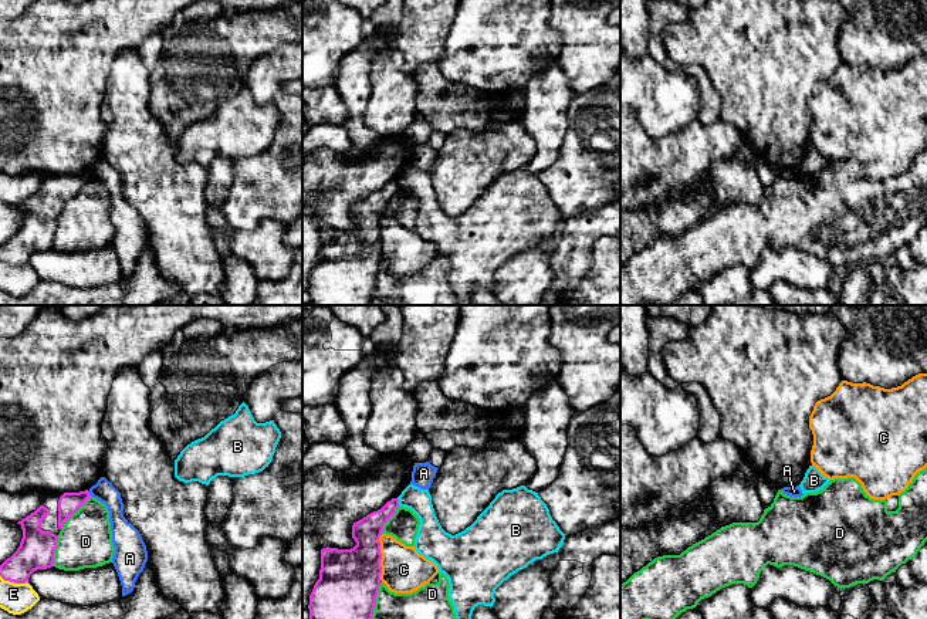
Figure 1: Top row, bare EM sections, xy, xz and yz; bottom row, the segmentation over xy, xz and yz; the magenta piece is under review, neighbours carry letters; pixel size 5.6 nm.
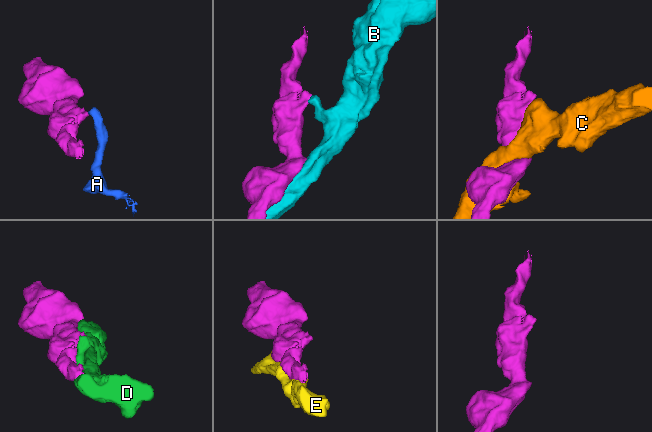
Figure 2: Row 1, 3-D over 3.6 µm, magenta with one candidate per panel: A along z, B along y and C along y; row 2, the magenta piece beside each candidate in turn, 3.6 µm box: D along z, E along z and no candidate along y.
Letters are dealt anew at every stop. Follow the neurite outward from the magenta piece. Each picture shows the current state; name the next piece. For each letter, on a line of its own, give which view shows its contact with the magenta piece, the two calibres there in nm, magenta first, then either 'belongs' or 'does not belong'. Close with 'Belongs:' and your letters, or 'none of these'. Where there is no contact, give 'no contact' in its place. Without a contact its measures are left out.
A: meets magenta in xy; 120 nm thick on the magenta side, 120 nm on the other; does not belong
B: meets magenta in xz; 160 nm thick on the magenta side, 140 nm on the other; does not belong
C: meets magenta in xz; 340 nm thick on the magenta side, 260 nm on the other; does not belong
D: meets magenta in xz; 340 nm thick on the magenta side, 160 nm on the other; does not belong
E: meets magenta in xy; 200 nm thick on the magenta side, 180 nm on the other; does not belong
Belongs: none of these

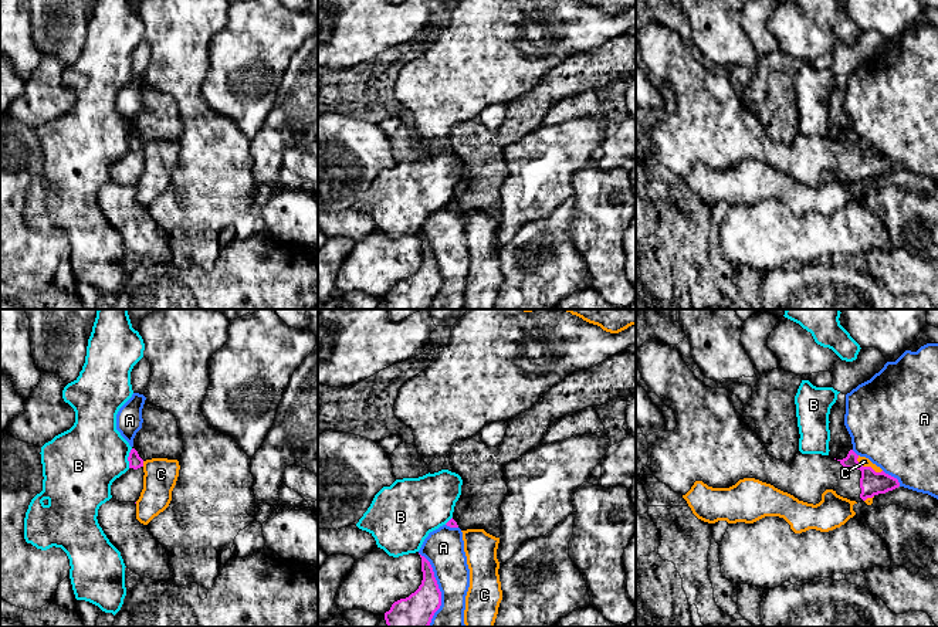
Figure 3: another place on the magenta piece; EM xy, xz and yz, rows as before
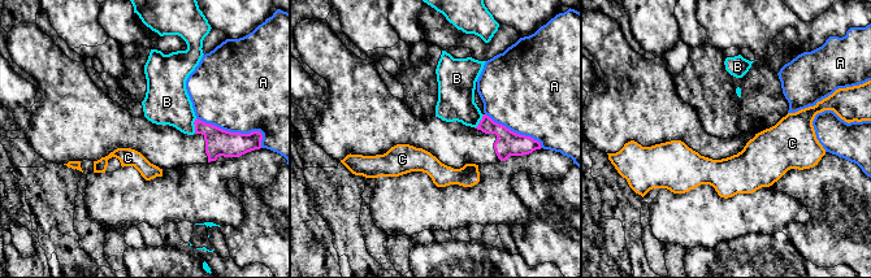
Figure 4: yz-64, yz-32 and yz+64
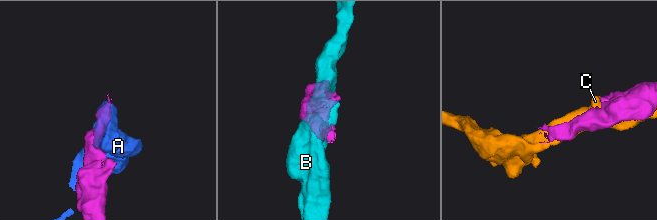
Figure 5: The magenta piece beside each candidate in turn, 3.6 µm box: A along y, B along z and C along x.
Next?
A: meets magenta in xz; 240 nm thick on the magenta side, 220 nm on the other; does not belong
B: meets magenta in xy; 80 nm thick on the magenta side, 400 nm on the other; does not belong
C: meets magenta in yz; 140 nm thick on the magenta side, 50 nm on the other; does not belong
Belongs: none of these

